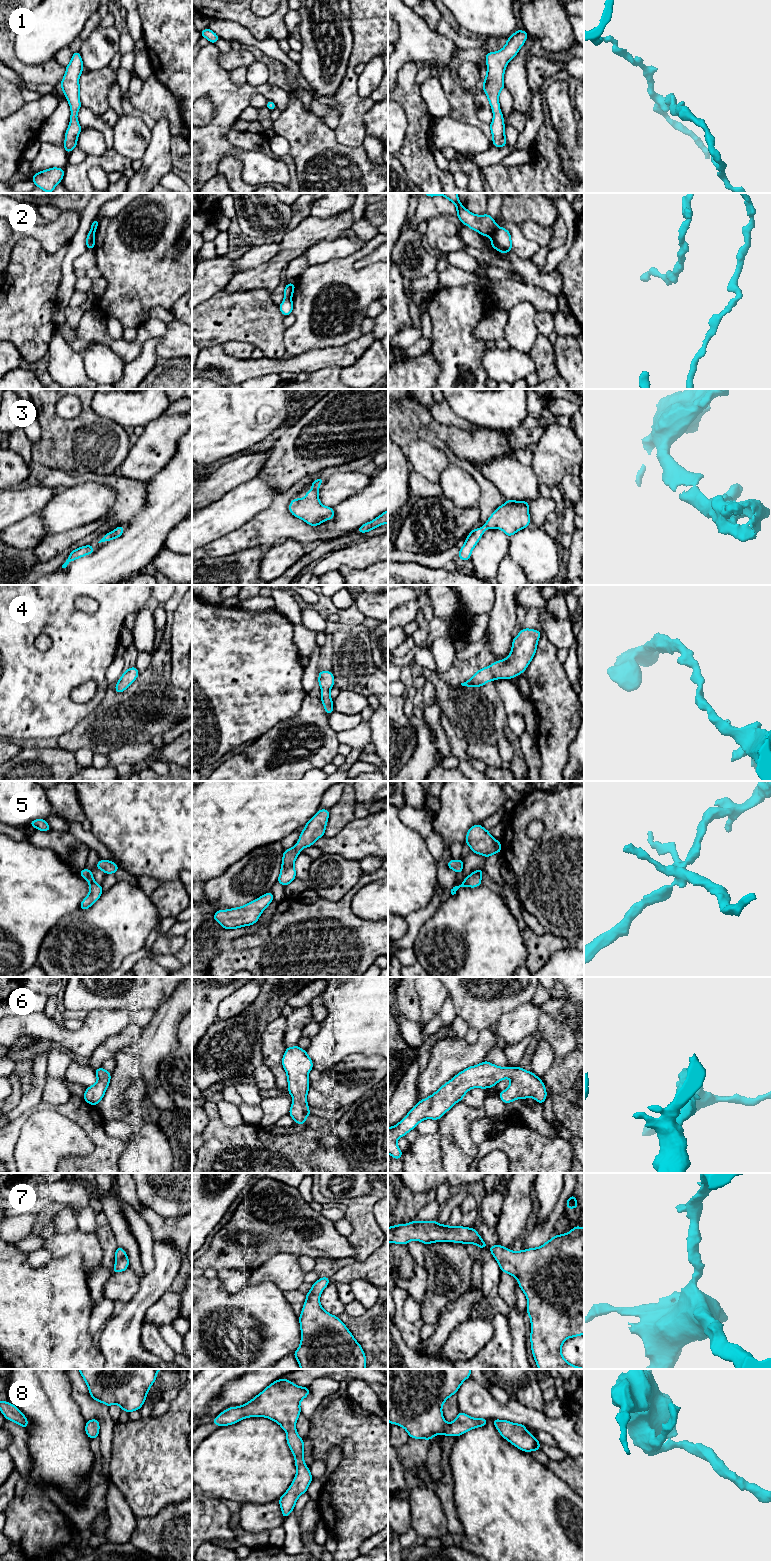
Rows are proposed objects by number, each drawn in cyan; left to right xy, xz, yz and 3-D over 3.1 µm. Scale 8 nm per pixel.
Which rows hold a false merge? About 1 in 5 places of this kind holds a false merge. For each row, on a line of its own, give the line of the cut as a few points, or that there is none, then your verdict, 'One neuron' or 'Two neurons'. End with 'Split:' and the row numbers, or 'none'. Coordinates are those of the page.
1: No split. One neuron
2: Split along yz (497, 226), (491, 237). Two neurons
3: No split. One neuron
4: No split. One neuron
5: No split. One neuron
6: No split. One neuron
7: No split. One neuron
8: No split. One neuron
Split: 2

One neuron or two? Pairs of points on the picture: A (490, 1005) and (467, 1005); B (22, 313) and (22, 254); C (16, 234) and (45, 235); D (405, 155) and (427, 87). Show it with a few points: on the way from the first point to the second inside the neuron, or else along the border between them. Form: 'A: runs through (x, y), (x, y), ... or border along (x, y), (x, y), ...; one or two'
A: runs through (484, 1005), (473, 1005); one
B: runs through (22, 298), (22, 269); one
C: runs through (23, 234), (38, 234); one
D: border along (419, 86), (421, 97), (433, 117); two

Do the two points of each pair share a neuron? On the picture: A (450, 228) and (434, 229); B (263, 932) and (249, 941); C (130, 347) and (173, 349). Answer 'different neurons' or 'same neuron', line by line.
A: same neuron
B: same neuron
C: different neurons

